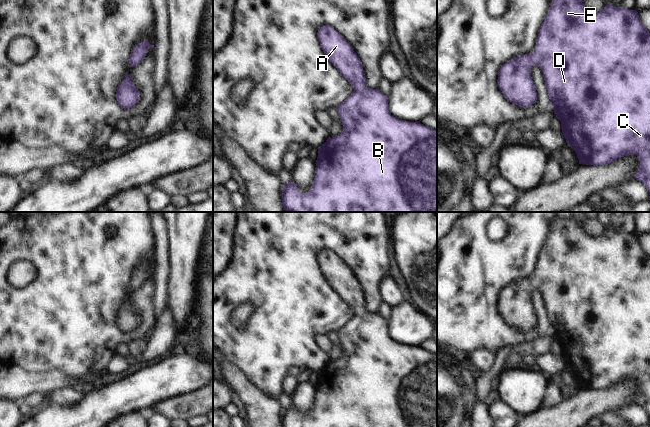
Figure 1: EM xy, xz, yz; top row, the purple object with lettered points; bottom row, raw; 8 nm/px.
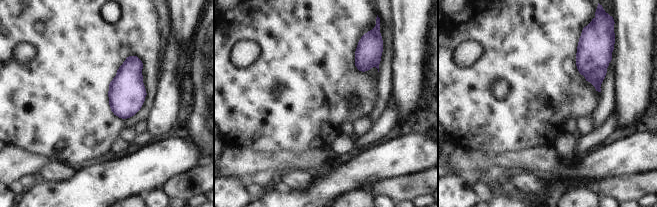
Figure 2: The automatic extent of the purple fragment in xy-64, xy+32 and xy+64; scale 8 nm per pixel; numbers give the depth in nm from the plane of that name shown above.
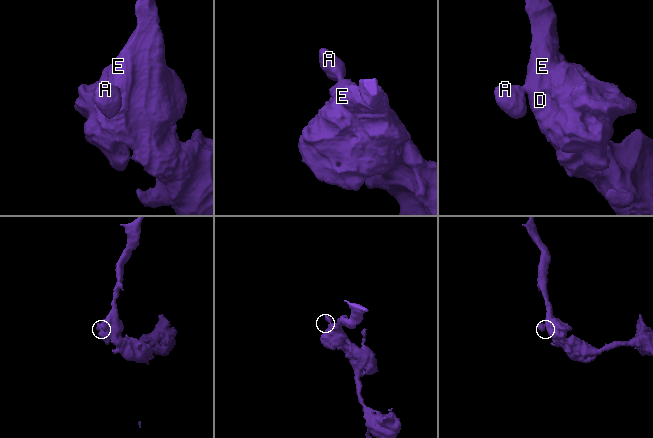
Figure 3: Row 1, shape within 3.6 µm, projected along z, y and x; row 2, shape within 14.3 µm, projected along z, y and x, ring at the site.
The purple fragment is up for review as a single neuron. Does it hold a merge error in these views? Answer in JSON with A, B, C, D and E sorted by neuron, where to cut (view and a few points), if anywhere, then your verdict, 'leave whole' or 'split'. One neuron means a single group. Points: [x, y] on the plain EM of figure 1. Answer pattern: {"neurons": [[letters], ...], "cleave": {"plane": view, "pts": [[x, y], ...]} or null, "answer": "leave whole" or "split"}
{"neurons": [["A", "B", "C", "D", "E"]], "cleave": null, "answer": "leave whole"}

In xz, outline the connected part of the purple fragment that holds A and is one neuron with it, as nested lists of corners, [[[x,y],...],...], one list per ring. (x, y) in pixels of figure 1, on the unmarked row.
[[[329,249],[320,250],[318,253],[318,263],[326,282],[338,293],[340,298],[348,304],[354,311],[353,317],[346,322],[338,331],[338,339],[343,349],[343,355],[333,362],[328,361],[326,366],[318,371],[318,381],[316,384],[316,394],[314,397],[313,408],[308,417],[298,414],[296,408],[290,405],[283,410],[282,427],[437,427],[437,354],[430,353],[419,345],[411,346],[400,344],[394,341],[388,333],[388,322],[377,312],[369,312],[366,308],[366,301],[363,289],[352,270]]]

